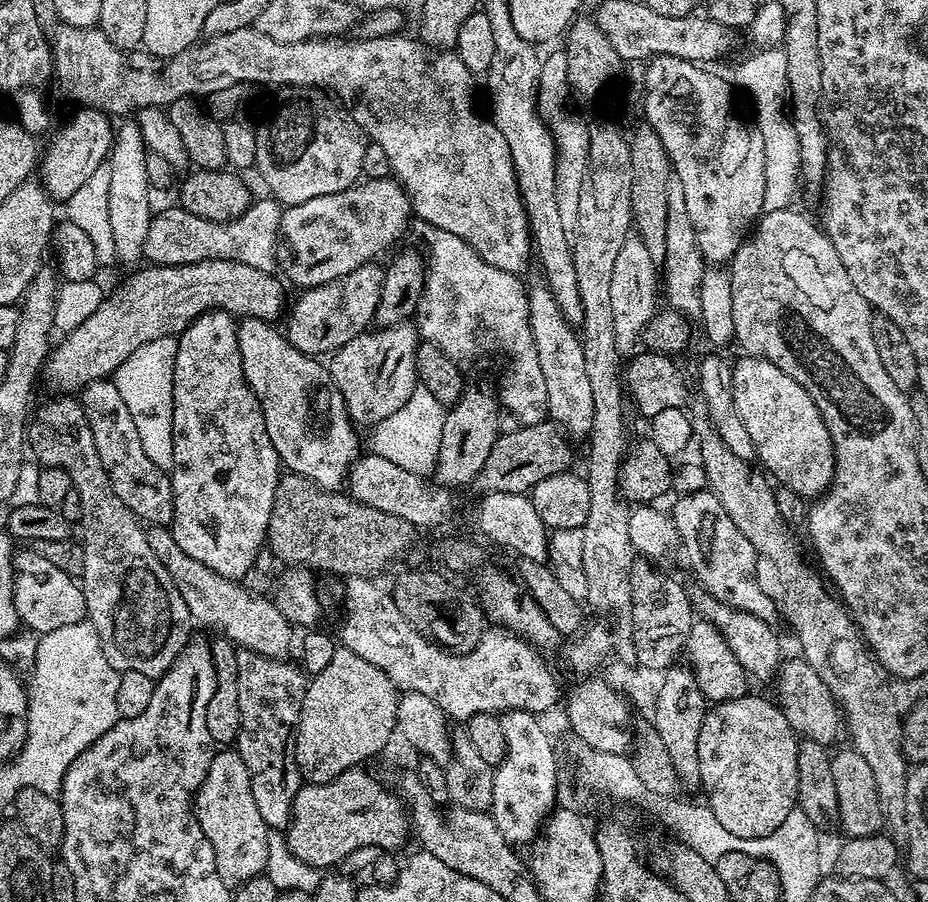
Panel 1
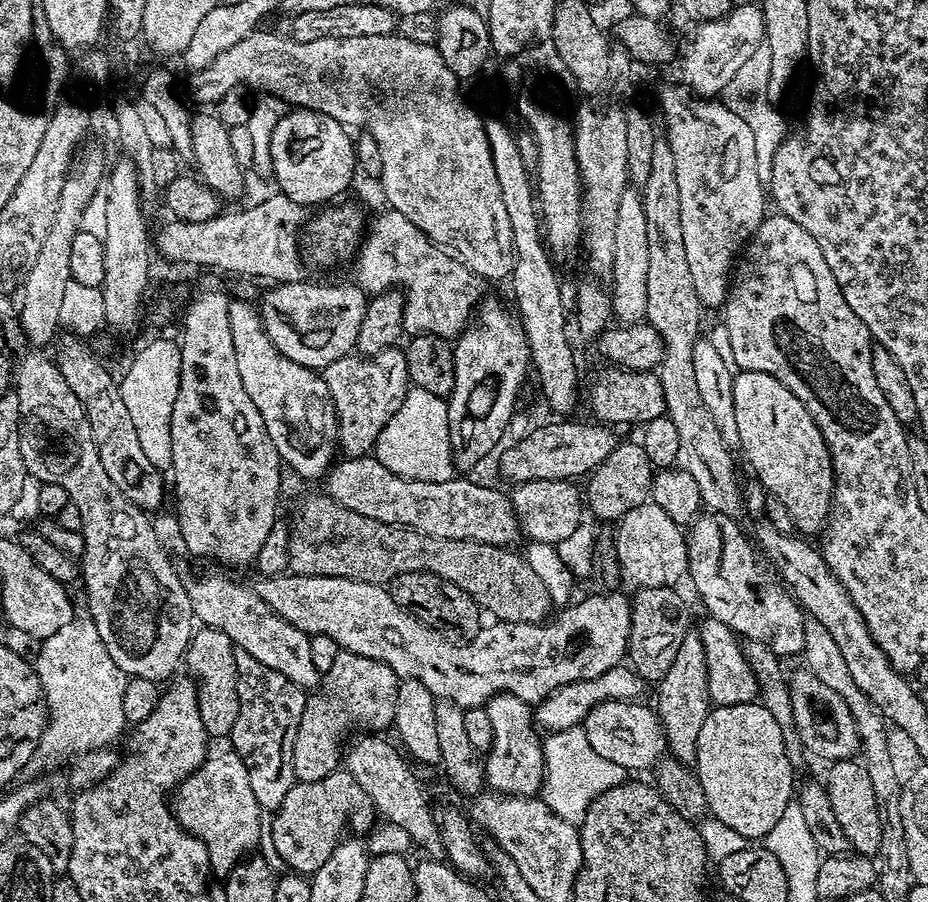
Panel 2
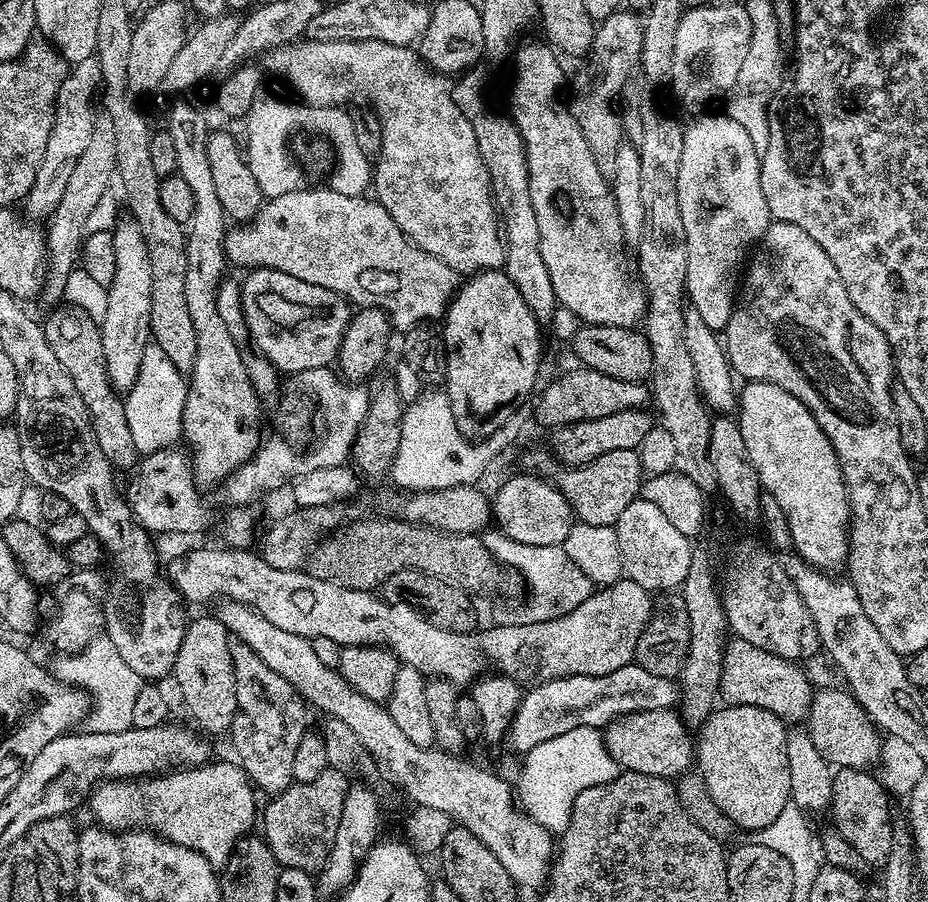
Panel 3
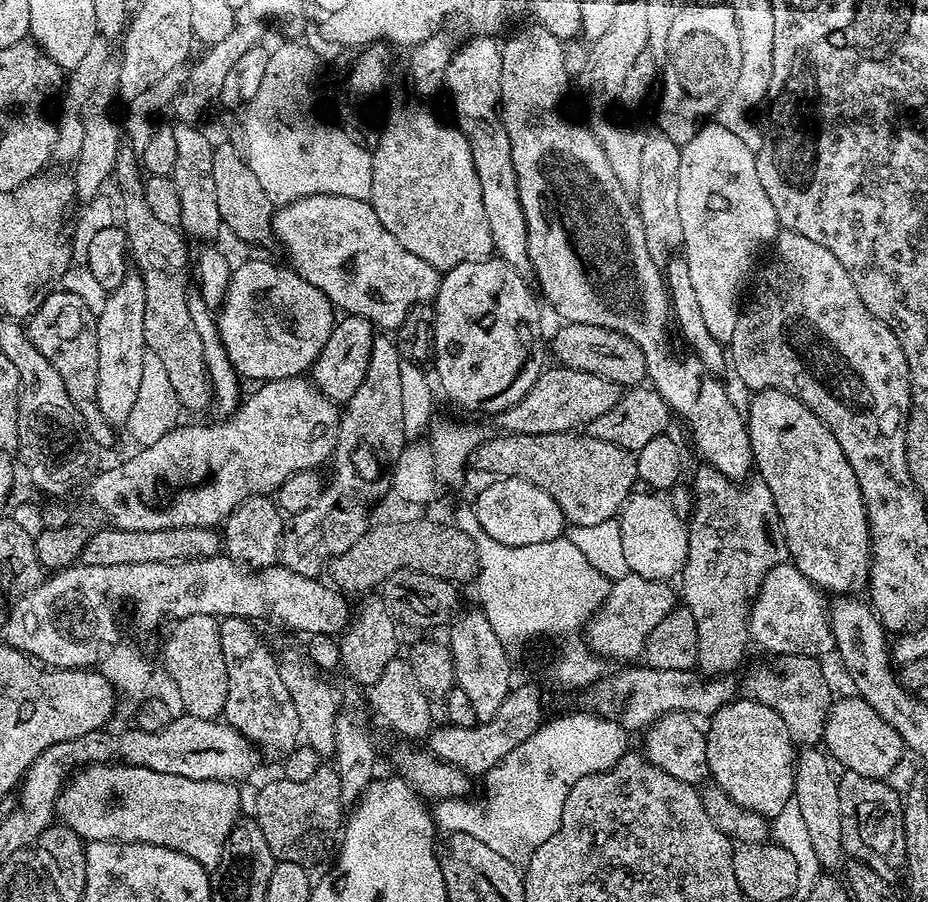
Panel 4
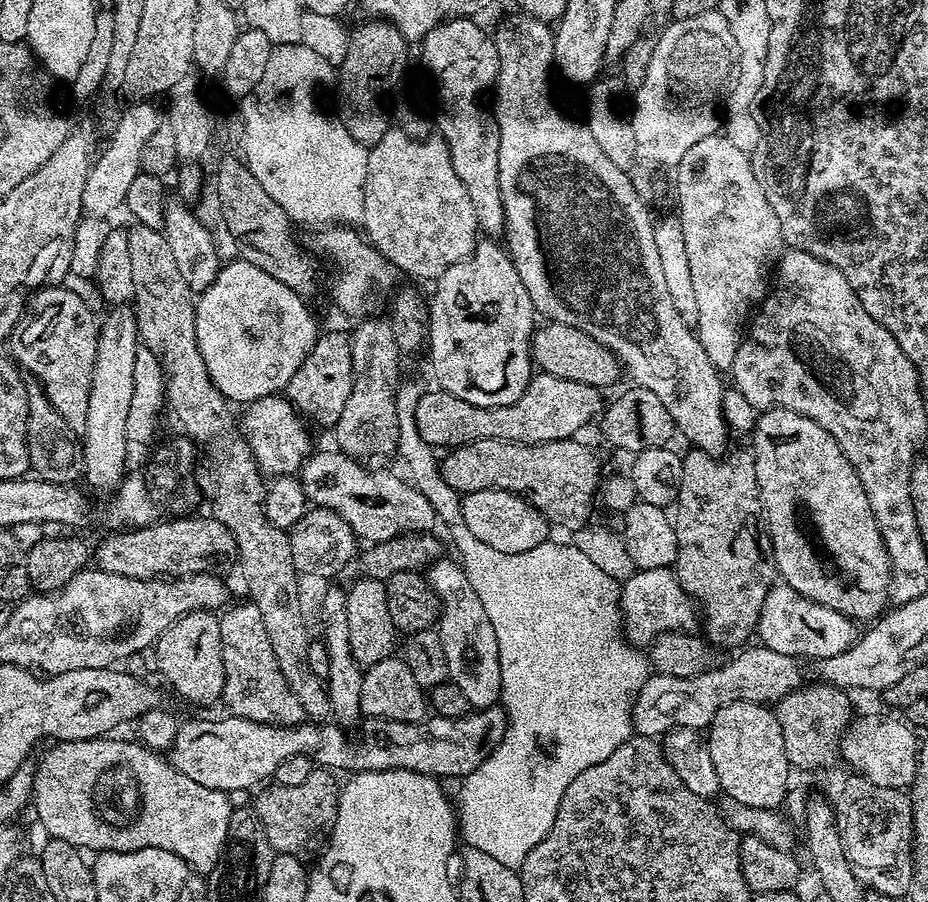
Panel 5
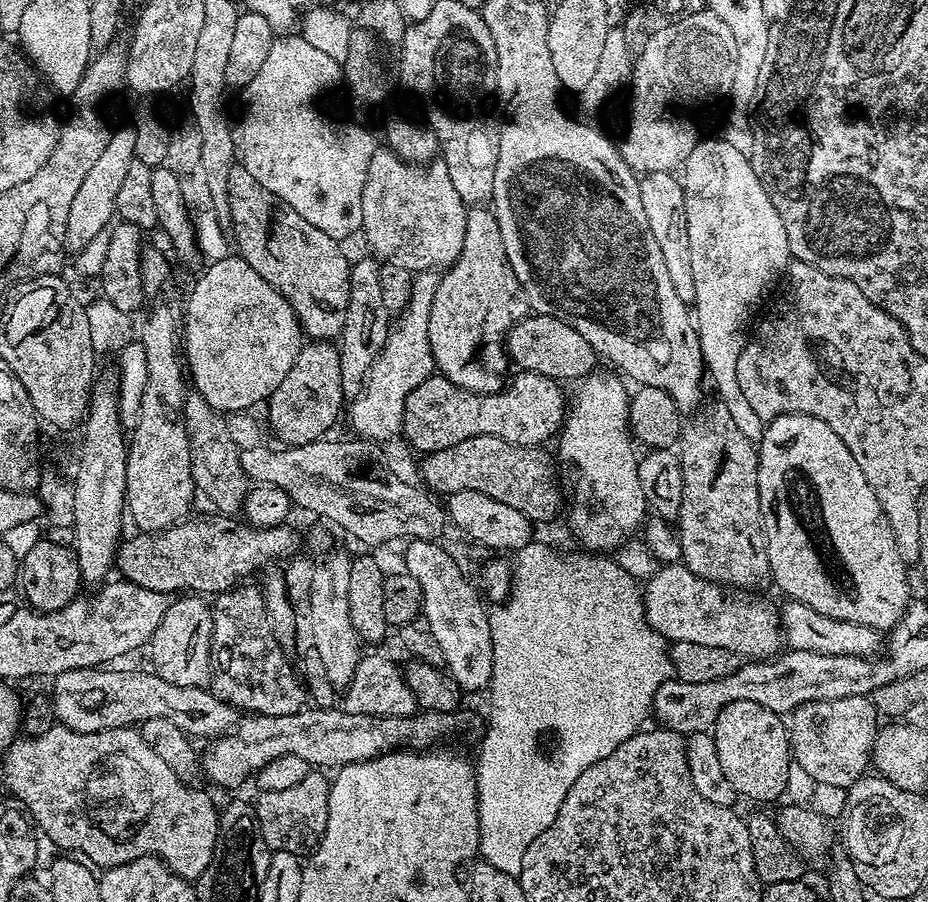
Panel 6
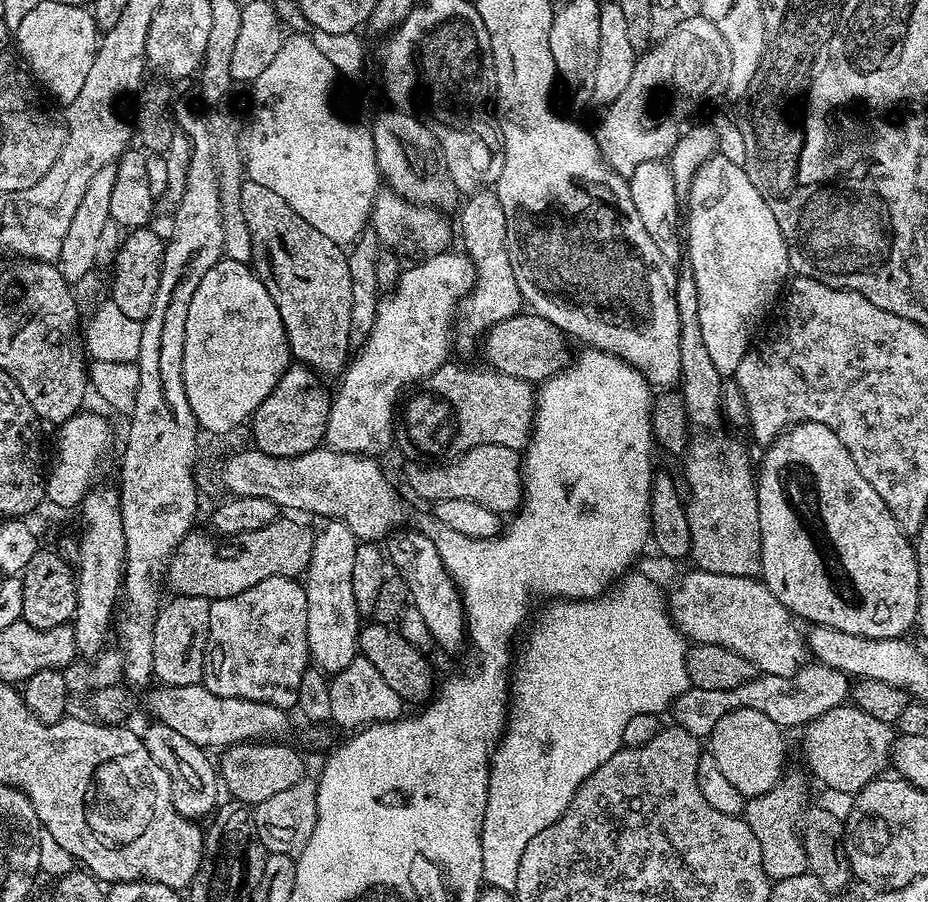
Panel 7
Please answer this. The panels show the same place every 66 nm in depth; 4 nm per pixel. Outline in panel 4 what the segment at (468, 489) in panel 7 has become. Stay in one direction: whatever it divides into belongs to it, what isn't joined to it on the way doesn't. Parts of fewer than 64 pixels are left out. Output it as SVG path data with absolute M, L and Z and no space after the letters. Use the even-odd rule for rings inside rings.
M555 432L554 434L499 434L493 438L485 439L484 443L476 450L474 464L484 472L489 472L489 477L503 478L513 476L522 478L526 482L534 482L558 506L564 514L565 521L572 526L598 526L598 522L613 519L632 496L638 484L638 466L633 453L622 446L614 446L610 442L602 442L591 434L573 434L570 432Z

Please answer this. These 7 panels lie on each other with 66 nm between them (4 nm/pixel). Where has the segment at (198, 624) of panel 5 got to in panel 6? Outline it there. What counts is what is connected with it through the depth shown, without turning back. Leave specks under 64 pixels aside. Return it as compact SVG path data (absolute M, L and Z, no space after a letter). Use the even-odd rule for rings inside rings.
M184 594L169 603L165 617L150 641L151 667L157 676L166 678L166 682L174 682L174 686L208 688L213 683L212 635L216 632L218 620L213 605L204 600L207 599L200 594Z

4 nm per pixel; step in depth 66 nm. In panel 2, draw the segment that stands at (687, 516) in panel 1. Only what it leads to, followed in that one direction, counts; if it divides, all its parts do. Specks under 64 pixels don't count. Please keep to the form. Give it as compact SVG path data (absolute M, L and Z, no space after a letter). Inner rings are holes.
M704 510L701 513L696 521L691 521L692 529L688 528L686 532L689 554L687 579L692 580L701 602L708 607L707 615L730 626L733 632L749 641L760 640L779 658L799 657L803 653L806 642L804 608L797 603L795 596L771 567L768 569L760 565L761 557L749 533L747 536L746 533L740 532L739 526L736 525L737 521L733 517L723 516L720 512L711 510Z

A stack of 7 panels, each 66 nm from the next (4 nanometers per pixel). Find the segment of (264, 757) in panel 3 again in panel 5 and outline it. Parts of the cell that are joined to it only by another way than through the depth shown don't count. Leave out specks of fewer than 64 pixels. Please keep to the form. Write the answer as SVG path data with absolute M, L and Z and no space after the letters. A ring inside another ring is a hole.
M251 602L225 607L219 613L220 645L222 646L222 666L224 667L223 703L228 703L227 711L234 716L241 716L263 724L287 724L295 726L305 723L306 715L294 691L290 690L282 670L278 666L278 658L274 658L274 646L270 646L270 634L266 634L266 622Z

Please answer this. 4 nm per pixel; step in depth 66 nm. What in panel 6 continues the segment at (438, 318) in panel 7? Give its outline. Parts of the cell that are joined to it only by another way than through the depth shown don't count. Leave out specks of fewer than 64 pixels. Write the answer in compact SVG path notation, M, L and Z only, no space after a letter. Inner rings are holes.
M435 271L421 272L414 276L411 298L408 305L401 313L402 317L397 326L389 331L388 340L381 347L379 354L375 357L376 362L373 364L368 376L368 384L361 392L360 396L348 406L348 415L350 414L350 424L358 432L359 437L370 442L390 442L397 439L403 431L404 424L404 406L406 398L417 389L418 386L435 373L435 360L433 350L429 340L429 314L433 306L434 294L437 292L439 284L439 275Z

